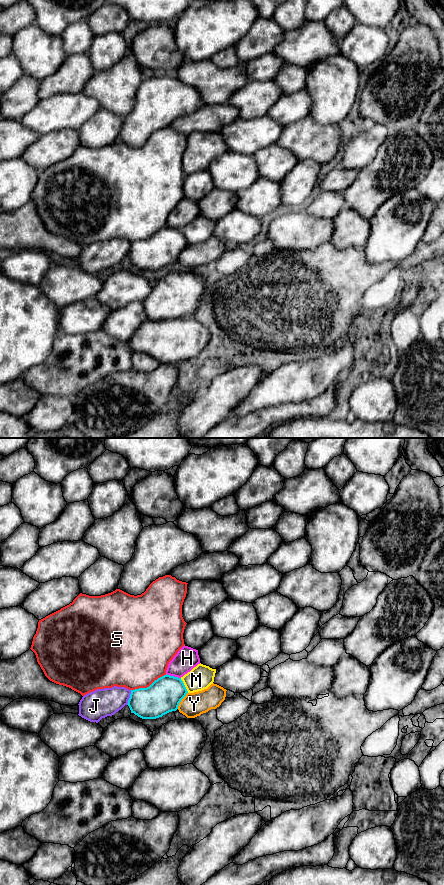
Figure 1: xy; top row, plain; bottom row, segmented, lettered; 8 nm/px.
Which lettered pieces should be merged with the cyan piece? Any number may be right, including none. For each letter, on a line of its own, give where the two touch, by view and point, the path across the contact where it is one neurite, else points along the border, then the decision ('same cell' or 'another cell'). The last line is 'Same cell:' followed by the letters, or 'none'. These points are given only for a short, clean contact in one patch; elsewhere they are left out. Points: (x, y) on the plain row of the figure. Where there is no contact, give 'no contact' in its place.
H: xy (173, 228) | another cell
J: xy (130, 249) | another cell
M: xy (184, 237) | another cell
S: xy (149, 238) | another cell
Y: xy (181, 251) | another cell
Same cell: none

